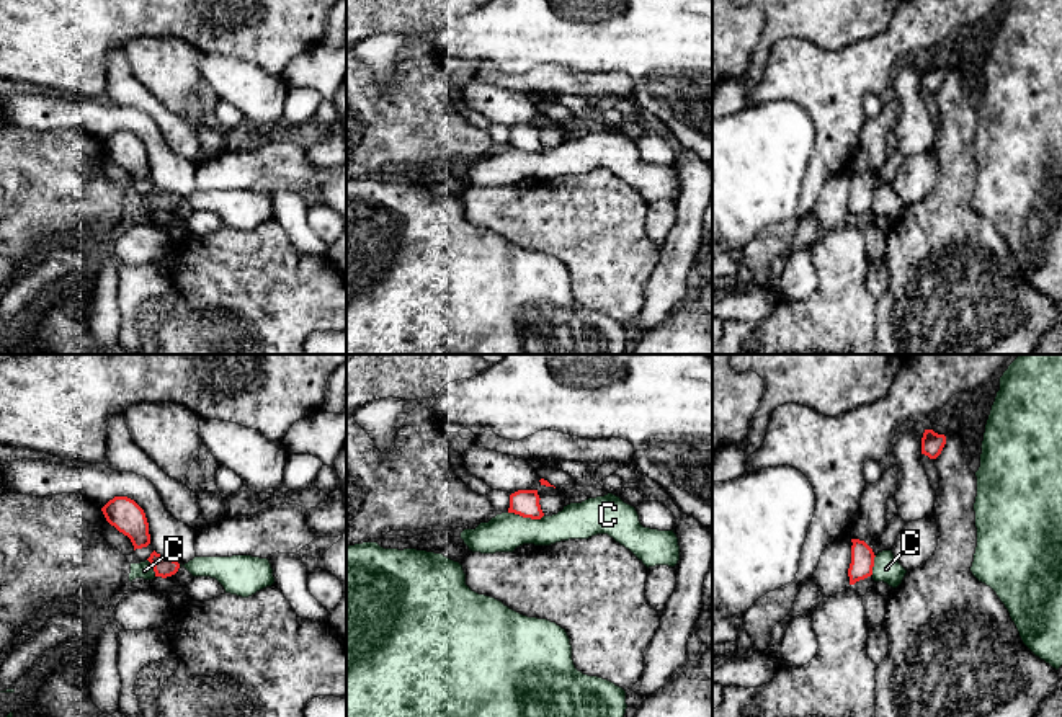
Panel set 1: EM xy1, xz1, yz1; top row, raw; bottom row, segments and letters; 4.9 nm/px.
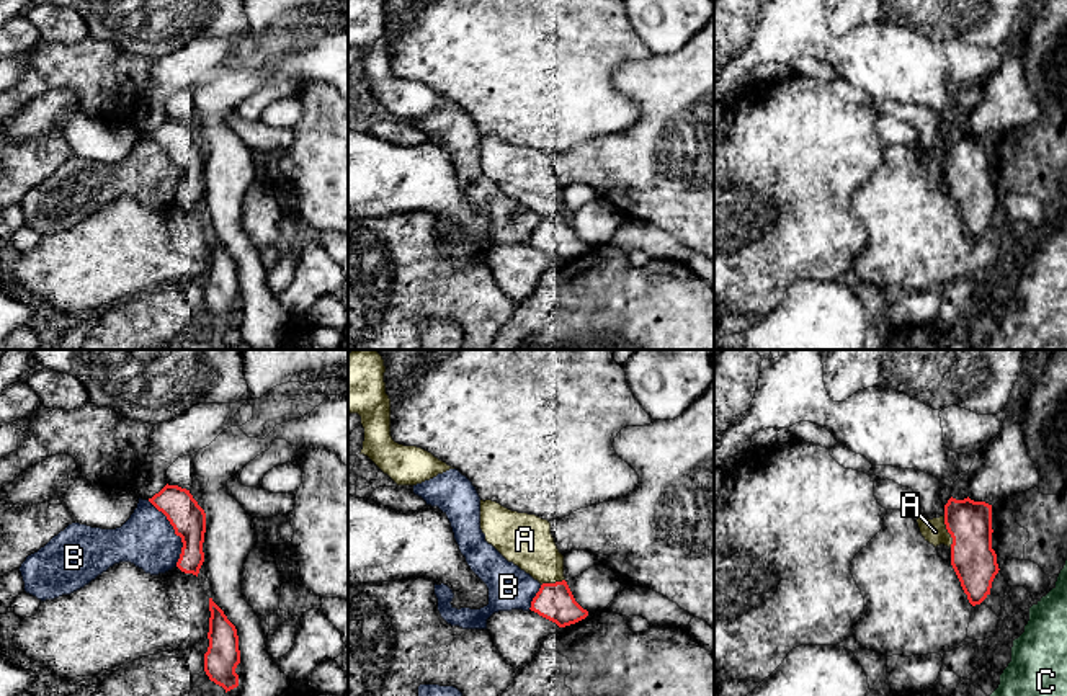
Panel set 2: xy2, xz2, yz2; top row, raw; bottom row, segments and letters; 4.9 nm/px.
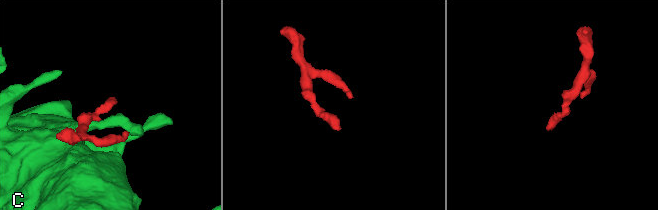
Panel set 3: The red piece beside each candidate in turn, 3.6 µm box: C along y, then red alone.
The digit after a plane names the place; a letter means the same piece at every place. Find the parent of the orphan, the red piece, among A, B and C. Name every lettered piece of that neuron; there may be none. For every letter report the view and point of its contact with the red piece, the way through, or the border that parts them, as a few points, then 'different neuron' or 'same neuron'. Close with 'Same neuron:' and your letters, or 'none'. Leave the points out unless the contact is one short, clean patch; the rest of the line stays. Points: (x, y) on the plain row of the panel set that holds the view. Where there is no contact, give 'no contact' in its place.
A: meets red in yz2 at (948, 165); same neuron
B: meets red in xy2 at (175, 167); different neuron
C: meets red in xz1 at (526, 151); border along xz1 (508, 146), (531, 152), (543, 151); different neuron
Same neuron: A

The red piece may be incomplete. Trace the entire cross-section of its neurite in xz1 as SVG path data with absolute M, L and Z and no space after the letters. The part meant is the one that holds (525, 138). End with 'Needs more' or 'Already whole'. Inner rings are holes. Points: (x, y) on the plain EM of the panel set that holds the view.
M518 124L510 129L508 147L520 149L523 152L541 154L544 150L539 139L538 124Z. Already whole

